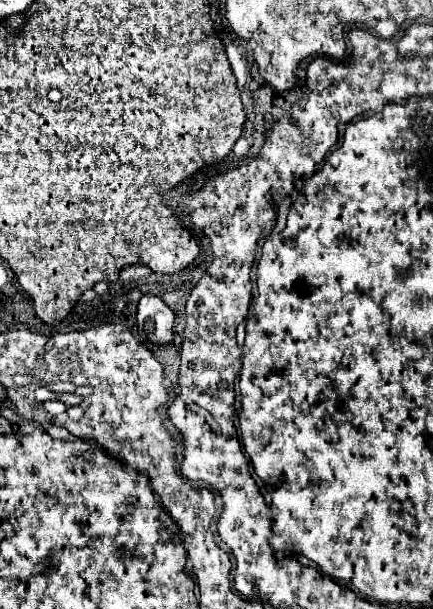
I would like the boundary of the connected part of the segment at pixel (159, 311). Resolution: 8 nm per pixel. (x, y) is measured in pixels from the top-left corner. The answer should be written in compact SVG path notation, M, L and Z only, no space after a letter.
M143 297L137 305L137 325L139 335L145 341L155 345L173 343L173 327L175 327L175 313L159 299L159 297Z

